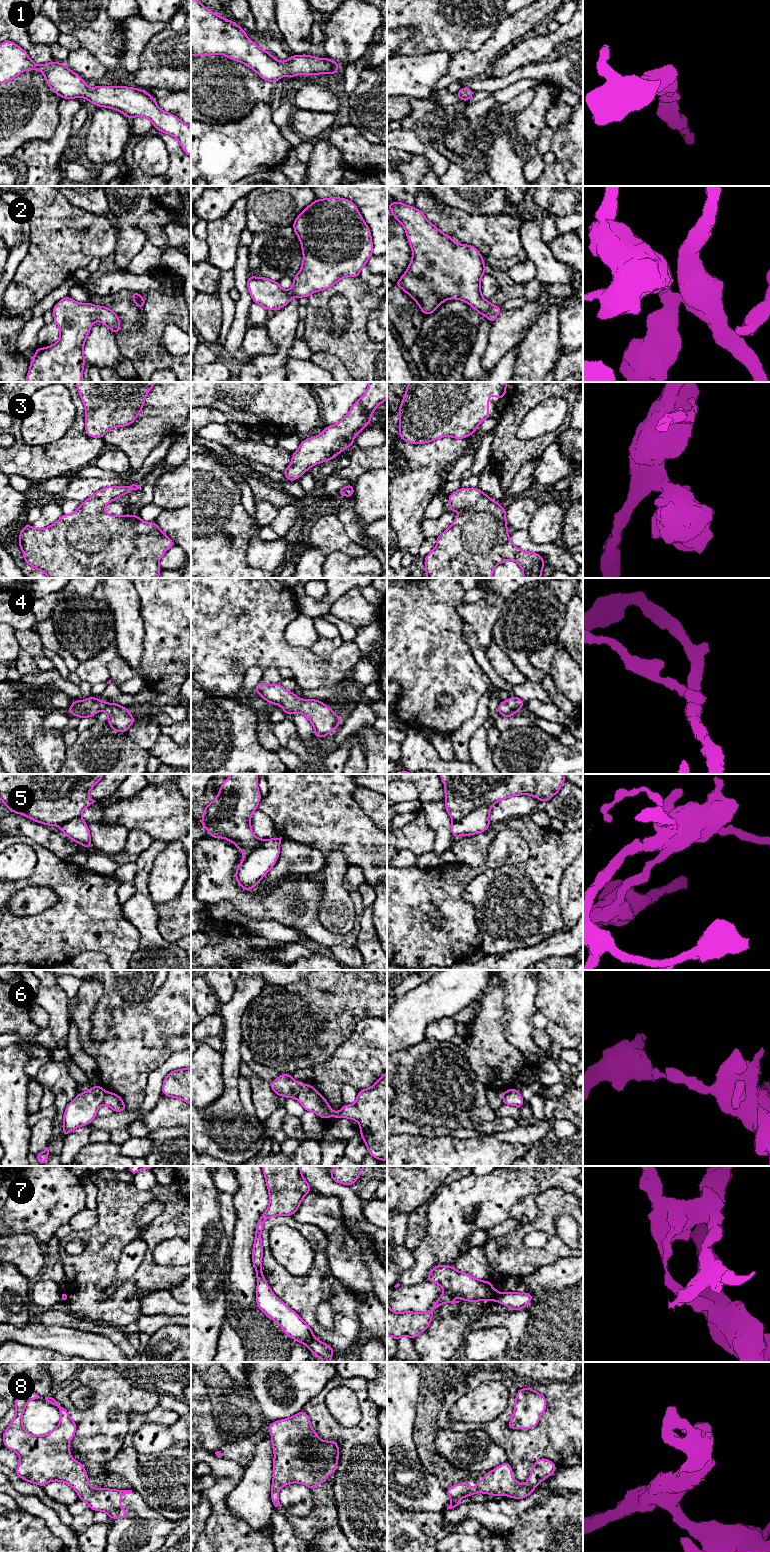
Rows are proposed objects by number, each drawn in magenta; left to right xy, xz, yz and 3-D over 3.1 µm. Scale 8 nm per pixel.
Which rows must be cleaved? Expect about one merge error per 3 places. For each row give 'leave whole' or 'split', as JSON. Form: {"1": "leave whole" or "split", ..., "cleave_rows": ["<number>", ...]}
{"1": "leave whole", "2": "leave whole", "3": "leave whole", "4": "leave whole", "5": "split", "6": "split", "7": "leave whole", "8": "leave whole", "cleave_rows": ["5", "6"]}

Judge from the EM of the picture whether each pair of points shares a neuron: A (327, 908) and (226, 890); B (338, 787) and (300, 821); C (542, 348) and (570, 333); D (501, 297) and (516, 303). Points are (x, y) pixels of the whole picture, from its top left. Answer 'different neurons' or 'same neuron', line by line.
A: different neurons
B: same neuron
C: different neurons
D: different neurons

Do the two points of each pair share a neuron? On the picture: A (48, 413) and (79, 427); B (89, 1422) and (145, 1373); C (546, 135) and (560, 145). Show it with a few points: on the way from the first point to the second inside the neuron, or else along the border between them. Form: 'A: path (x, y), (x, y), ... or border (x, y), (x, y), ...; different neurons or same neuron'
A: border (71, 399), (74, 405), (74, 421), (55, 440); different neurons
B: border (117, 1372), (130, 1384), (153, 1392); different neurons
C: border (555, 130), (550, 149); different neurons

